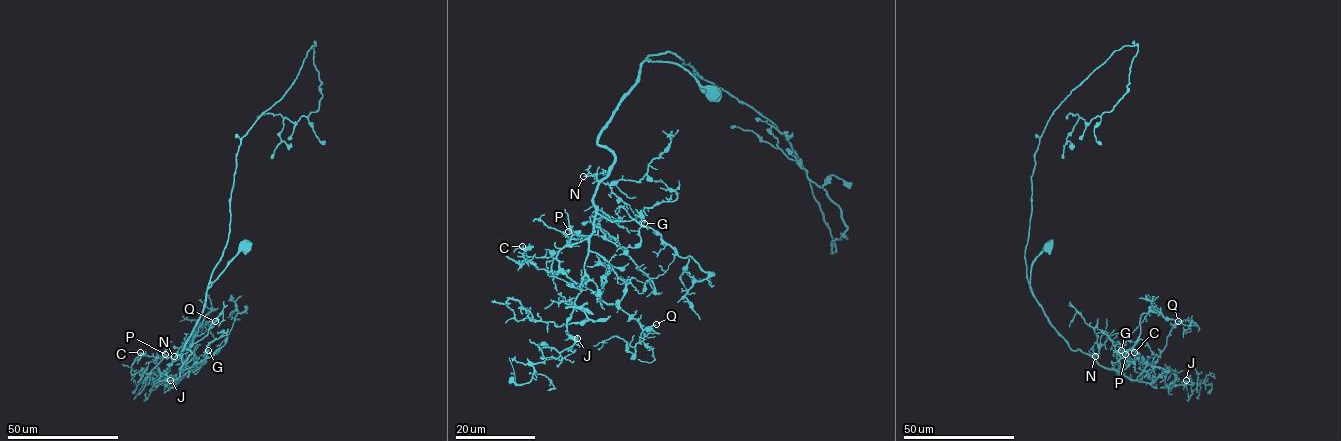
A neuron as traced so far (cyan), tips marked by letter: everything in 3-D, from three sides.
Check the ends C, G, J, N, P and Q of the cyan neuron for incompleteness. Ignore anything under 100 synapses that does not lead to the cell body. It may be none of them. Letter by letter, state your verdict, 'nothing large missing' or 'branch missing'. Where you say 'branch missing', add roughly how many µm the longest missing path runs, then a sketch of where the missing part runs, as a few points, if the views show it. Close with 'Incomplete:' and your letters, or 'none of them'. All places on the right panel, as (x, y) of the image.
C: nothing large missing
G: nothing large missing
J: nothing large missing
N: branch missing | 40 µm
P: nothing large missing
Q: nothing large missing
Incomplete: N

